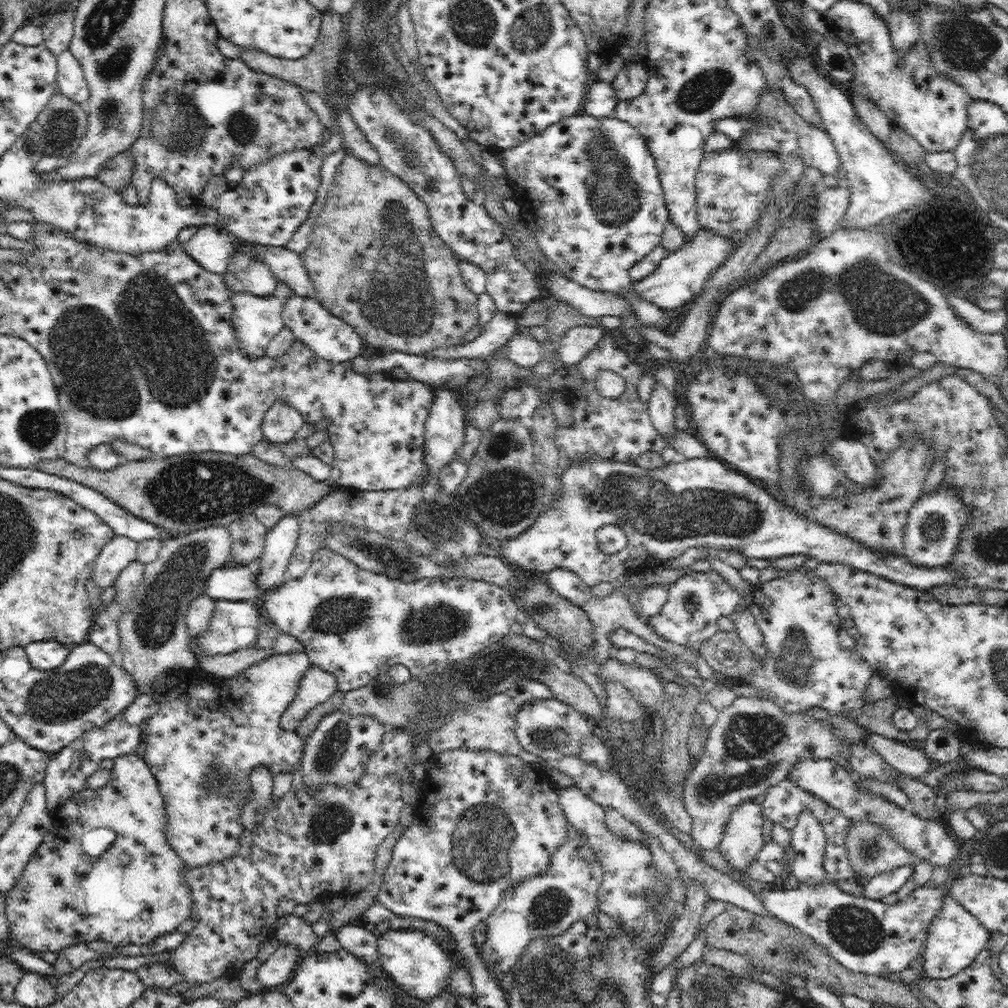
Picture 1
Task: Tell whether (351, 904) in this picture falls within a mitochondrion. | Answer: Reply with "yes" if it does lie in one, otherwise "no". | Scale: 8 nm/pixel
no

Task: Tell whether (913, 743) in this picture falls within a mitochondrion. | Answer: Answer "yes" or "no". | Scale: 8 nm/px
no

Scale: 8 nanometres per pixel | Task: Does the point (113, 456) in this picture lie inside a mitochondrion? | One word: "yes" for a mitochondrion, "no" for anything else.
no

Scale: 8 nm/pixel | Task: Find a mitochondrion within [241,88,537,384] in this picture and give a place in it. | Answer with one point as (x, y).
(395, 295)

